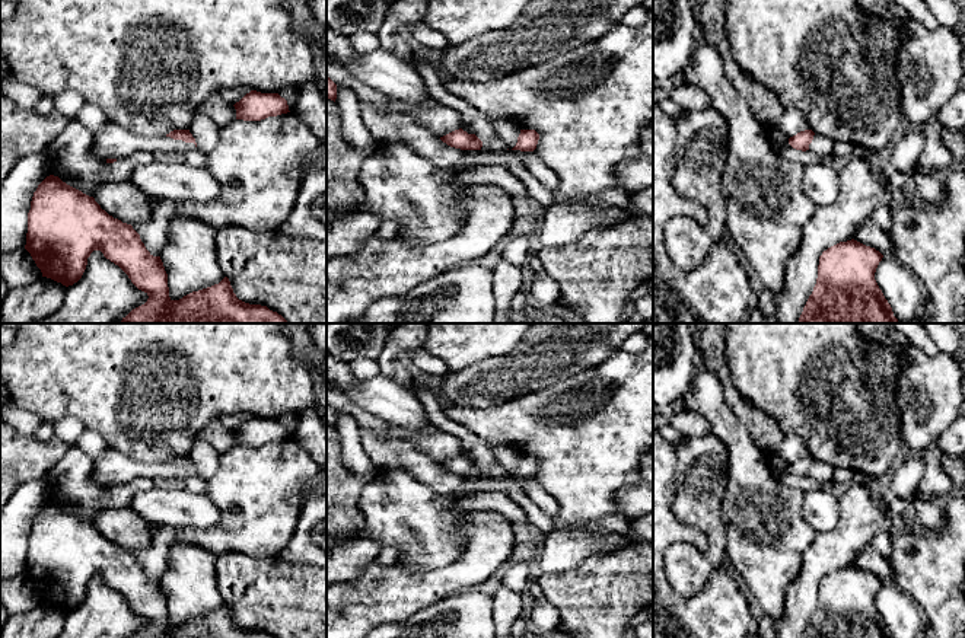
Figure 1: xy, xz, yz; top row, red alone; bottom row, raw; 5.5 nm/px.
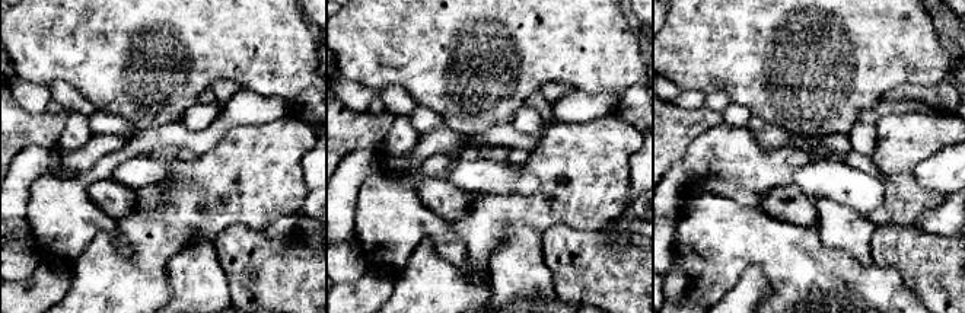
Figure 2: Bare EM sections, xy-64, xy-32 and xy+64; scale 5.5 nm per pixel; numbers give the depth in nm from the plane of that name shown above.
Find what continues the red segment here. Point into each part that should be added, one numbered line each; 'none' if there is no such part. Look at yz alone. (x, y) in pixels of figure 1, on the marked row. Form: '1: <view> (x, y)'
none

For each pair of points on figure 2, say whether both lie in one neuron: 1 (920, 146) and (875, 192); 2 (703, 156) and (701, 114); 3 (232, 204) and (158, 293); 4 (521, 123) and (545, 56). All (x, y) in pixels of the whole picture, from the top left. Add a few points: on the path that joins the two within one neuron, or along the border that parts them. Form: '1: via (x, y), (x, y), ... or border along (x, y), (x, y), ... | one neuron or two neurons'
1: border along (879, 178), (884, 187), (884, 200), (868, 214) | two neurons
2: border along (722, 121), (701, 133), (681, 160) | two neurons
3: via (204, 213), (198, 214), (158, 255), (158, 265) | one neuron
4: border along (525, 102), (510, 123) | two neurons

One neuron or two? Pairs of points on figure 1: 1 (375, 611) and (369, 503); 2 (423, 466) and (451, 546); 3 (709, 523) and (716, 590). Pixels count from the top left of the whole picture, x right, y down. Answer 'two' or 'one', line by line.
1: two
2: two
3: two

